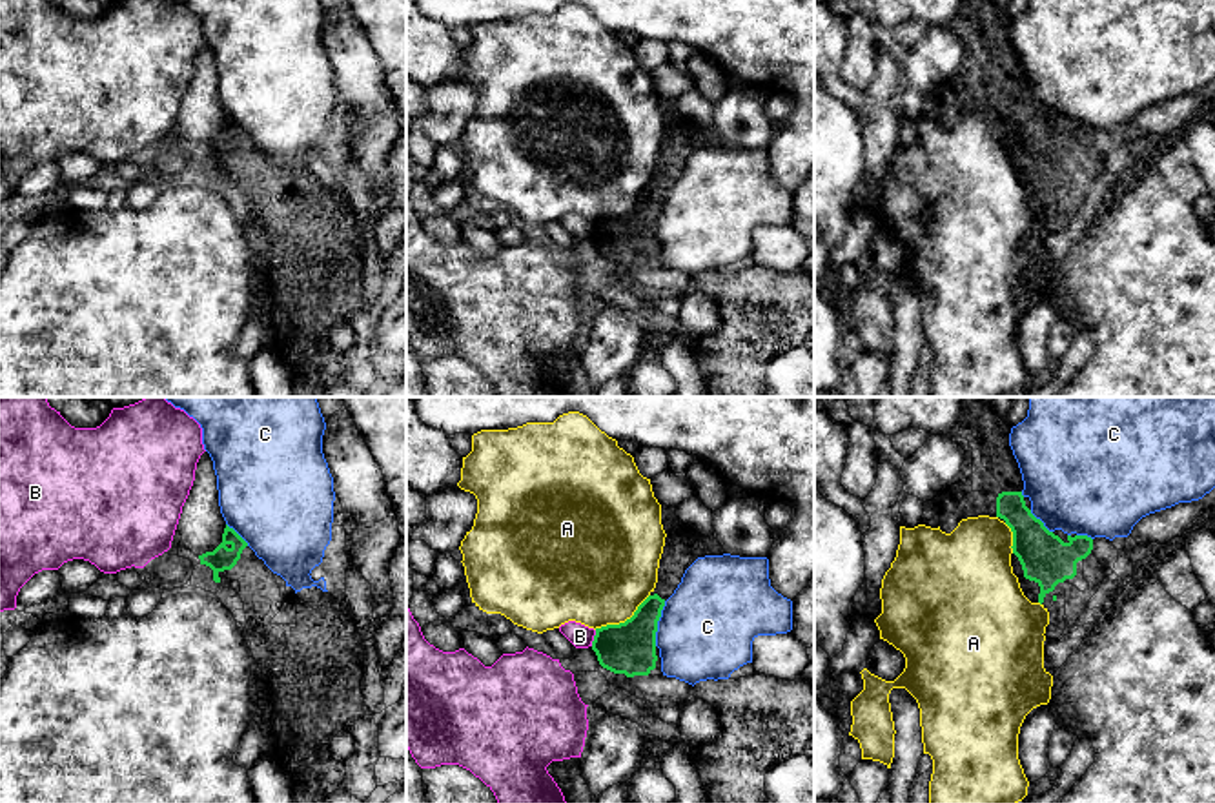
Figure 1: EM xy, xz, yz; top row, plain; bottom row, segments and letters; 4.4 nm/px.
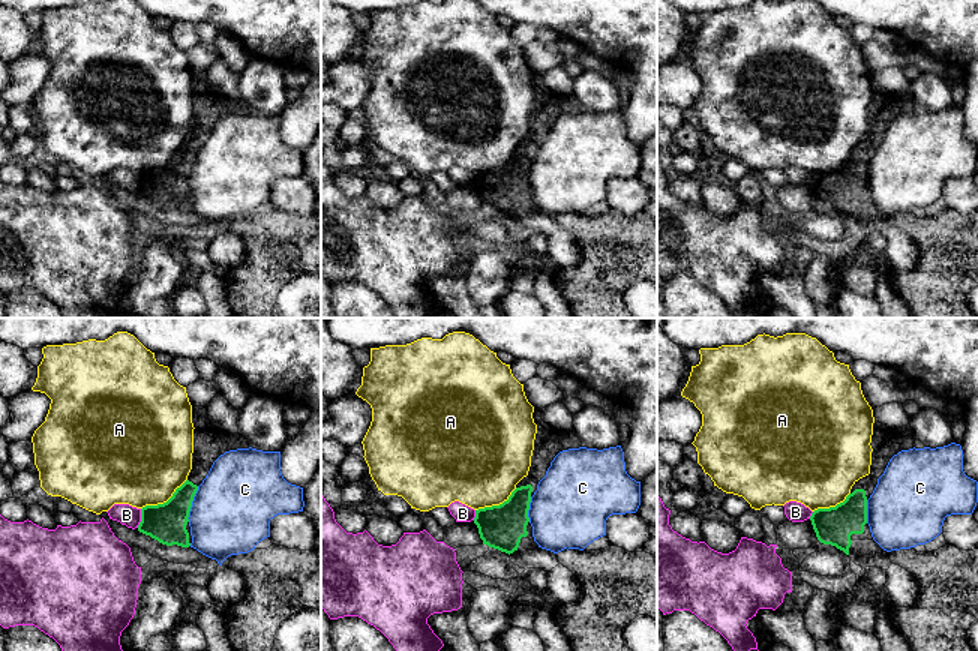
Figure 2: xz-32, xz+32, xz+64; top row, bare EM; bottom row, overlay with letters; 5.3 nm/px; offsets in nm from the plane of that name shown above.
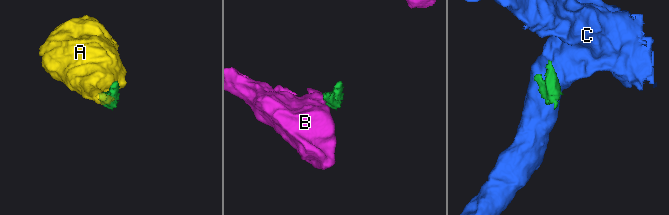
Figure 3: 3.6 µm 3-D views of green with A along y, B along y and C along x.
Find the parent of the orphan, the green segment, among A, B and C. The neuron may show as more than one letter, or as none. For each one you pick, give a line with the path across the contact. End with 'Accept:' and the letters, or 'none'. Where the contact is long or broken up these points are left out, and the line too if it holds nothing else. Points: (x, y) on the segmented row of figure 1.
Accept: none

